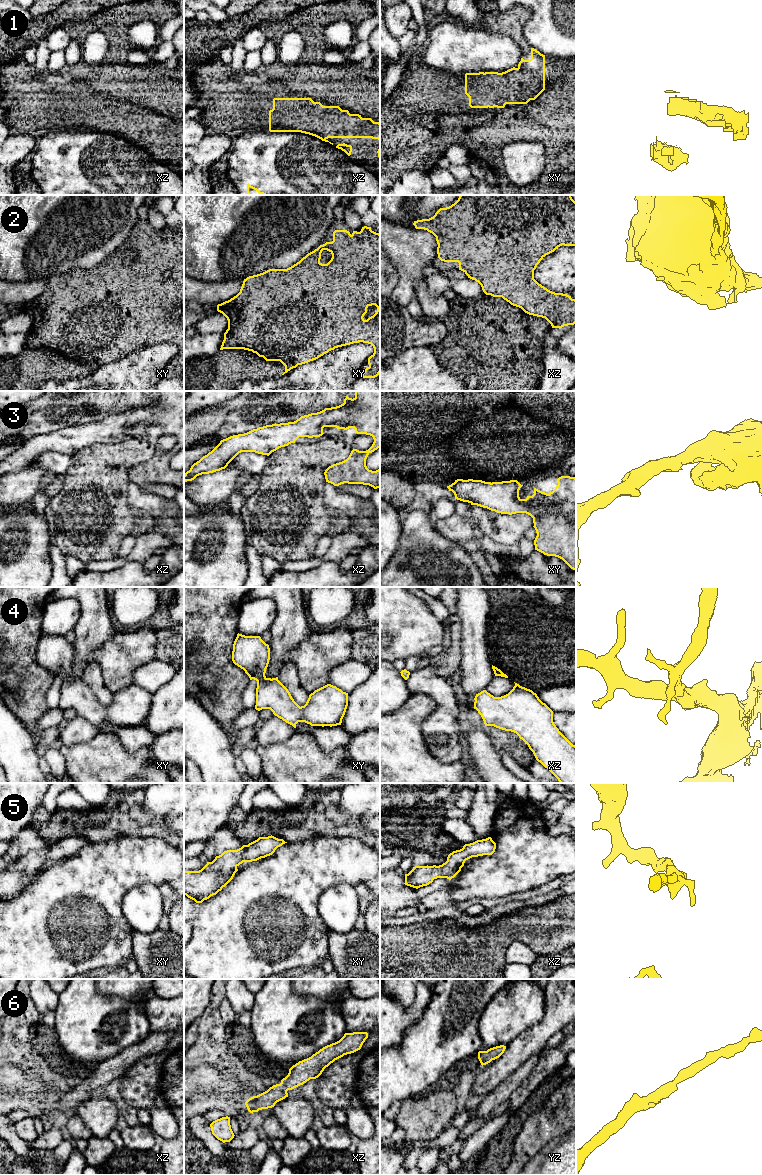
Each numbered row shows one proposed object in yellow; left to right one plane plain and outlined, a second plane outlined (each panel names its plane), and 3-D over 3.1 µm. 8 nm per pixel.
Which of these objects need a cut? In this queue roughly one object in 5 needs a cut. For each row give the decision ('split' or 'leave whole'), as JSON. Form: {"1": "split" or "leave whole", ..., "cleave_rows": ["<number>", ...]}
{"1": "split", "2": "leave whole", "3": "leave whole", "4": "leave whole", "5": "leave whole", "6": "leave whole", "cleave_rows": ["1"]}

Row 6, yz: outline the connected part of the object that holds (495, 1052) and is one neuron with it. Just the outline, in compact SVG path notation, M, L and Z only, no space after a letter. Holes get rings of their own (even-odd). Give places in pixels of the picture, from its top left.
M500 1045L493 1048L488 1049L487 1051L479 1051L478 1059L481 1065L486 1065L490 1063L492 1060L499 1058L505 1051L506 1046Z

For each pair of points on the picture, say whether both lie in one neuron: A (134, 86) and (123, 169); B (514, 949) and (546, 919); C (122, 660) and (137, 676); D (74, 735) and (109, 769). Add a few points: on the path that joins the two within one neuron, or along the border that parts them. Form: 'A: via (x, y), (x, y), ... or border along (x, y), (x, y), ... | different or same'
A: border along (105, 132), (132, 141), (148, 152) | different
B: border along (537, 954), (514, 941), (504, 958) | different
C: border along (153, 659), (142, 664), (133, 672), (132, 683) | different
D: border along (99, 730), (87, 741), (63, 745) | different

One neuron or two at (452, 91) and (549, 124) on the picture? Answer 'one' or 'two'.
one

